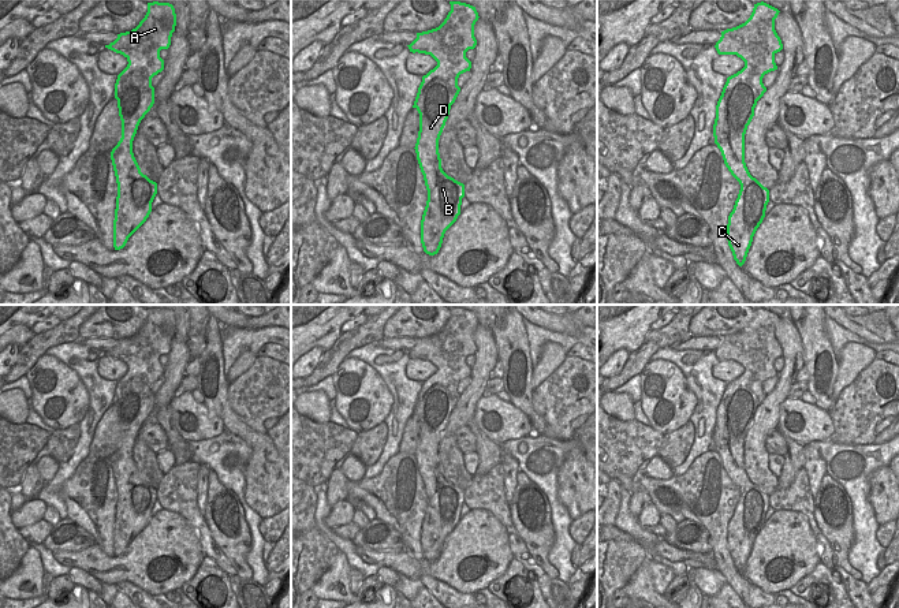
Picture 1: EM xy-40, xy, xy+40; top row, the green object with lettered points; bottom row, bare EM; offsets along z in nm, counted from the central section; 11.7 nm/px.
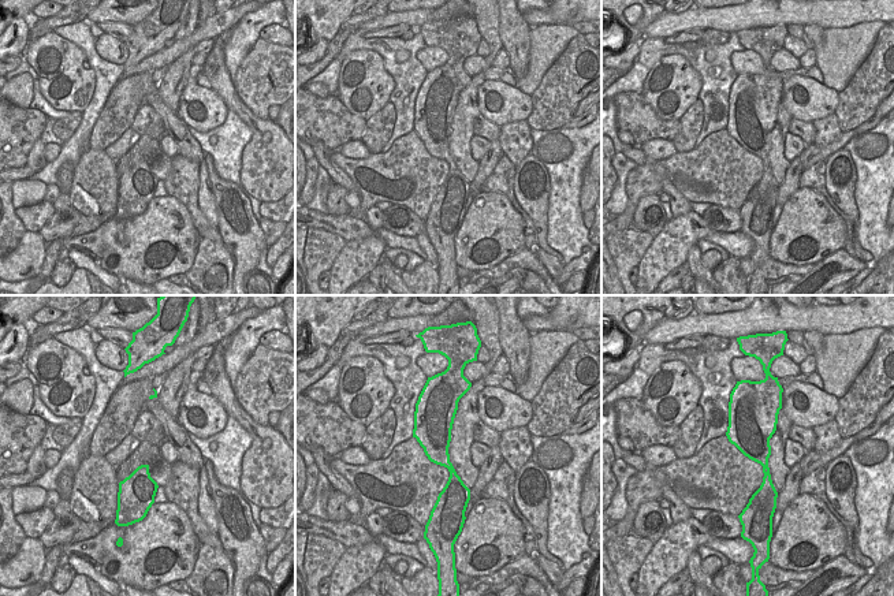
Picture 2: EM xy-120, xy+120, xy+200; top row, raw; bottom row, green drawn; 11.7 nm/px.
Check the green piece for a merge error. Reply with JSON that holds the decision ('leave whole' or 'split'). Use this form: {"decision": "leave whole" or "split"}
{"decision": "leave whole"}

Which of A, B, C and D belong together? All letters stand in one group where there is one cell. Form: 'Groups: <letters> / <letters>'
Groups: A B C D.

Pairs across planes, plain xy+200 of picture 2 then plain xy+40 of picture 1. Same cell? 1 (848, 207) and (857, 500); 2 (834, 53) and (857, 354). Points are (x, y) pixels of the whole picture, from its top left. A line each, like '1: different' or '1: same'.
1: different
2: same

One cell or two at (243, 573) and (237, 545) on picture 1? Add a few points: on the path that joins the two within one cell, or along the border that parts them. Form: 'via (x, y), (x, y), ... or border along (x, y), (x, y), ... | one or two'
via (242, 566), (237, 559), (237, 552) | one

